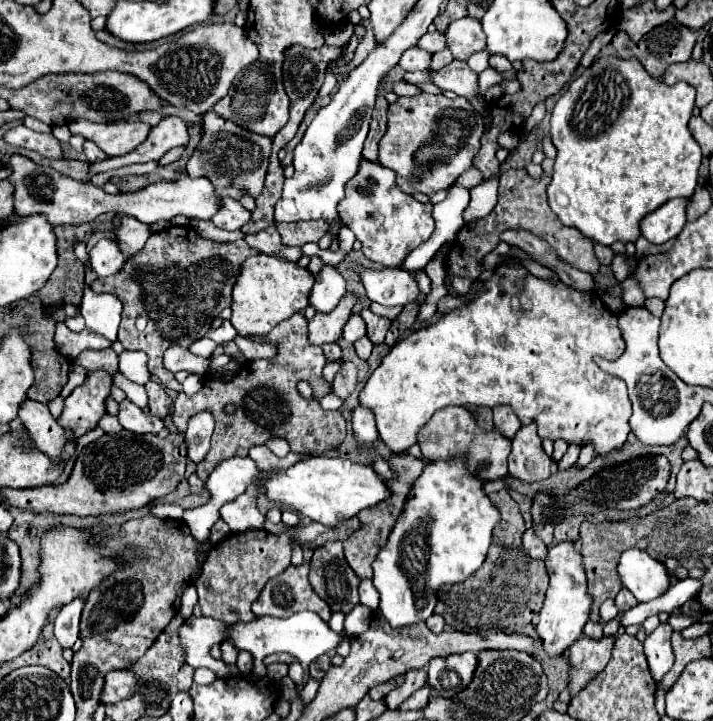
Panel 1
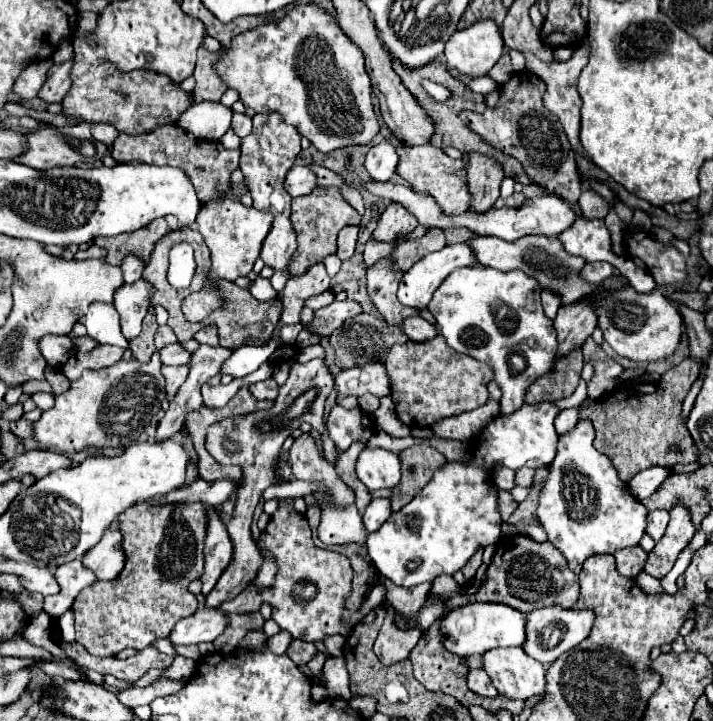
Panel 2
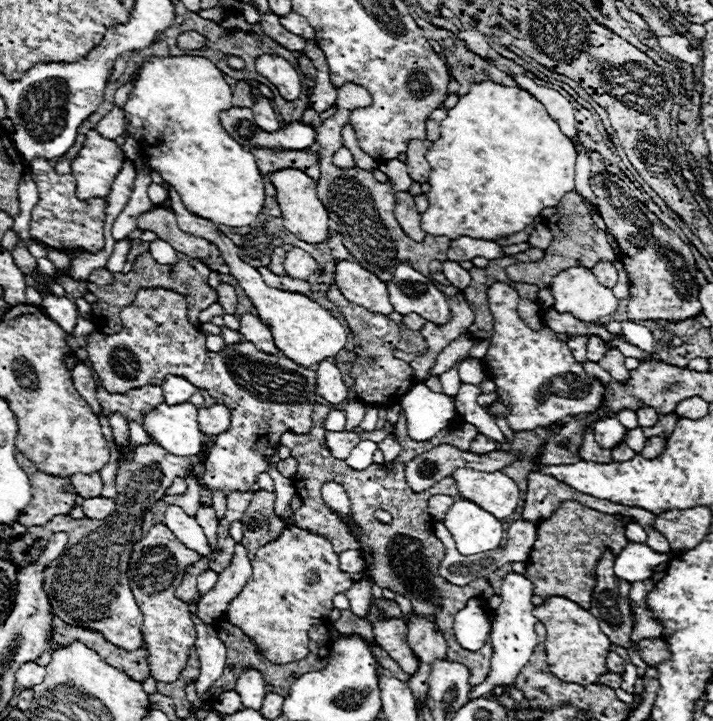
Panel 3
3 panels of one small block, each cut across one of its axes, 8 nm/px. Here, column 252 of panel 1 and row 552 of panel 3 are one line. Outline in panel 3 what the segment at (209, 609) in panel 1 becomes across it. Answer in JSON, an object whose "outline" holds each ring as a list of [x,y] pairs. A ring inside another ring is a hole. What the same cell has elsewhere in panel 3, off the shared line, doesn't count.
{"outline":[[[576,500],[562,502],[560,508],[556,508],[550,518],[538,522],[538,528],[536,528],[536,542],[534,542],[534,548],[530,552],[530,560],[526,566],[528,580],[532,580],[536,584],[536,596],[540,596],[540,598],[564,596],[568,600],[576,600],[576,604],[580,604],[582,608],[590,608],[596,564],[598,564],[604,548],[612,548],[614,556],[620,554],[620,548],[624,548],[624,544],[628,544],[628,538],[624,532],[626,532],[624,524],[612,514],[604,514],[604,512],[586,508],[586,506],[578,504]]]}

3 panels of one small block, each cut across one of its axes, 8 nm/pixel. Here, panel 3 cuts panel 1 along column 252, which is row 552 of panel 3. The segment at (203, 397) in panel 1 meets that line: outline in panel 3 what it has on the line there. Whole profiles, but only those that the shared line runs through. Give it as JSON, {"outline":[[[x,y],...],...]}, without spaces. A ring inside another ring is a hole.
{"outline":[[[316,402],[314,410],[312,410],[313,427],[310,434],[294,434],[294,432],[284,432],[280,438],[280,444],[288,446],[292,450],[292,456],[298,460],[298,472],[292,478],[294,480],[294,488],[296,494],[300,494],[302,498],[302,506],[298,510],[292,512],[294,524],[298,528],[308,528],[312,532],[320,532],[324,536],[328,536],[334,544],[334,551],[342,552],[342,550],[360,550],[362,558],[366,560],[366,570],[368,576],[382,588],[388,588],[396,594],[406,596],[412,602],[412,612],[422,614],[422,616],[434,616],[436,620],[436,628],[444,634],[444,640],[448,644],[448,654],[446,660],[450,662],[460,662],[470,670],[470,684],[480,684],[484,682],[484,678],[490,672],[490,659],[492,656],[492,647],[490,640],[476,652],[468,652],[464,648],[460,648],[454,640],[454,616],[460,608],[464,608],[464,604],[468,602],[468,598],[480,598],[486,600],[488,596],[495,594],[494,589],[486,578],[474,580],[466,586],[454,586],[450,584],[446,578],[442,578],[438,574],[440,562],[446,554],[442,542],[434,536],[432,532],[432,524],[430,524],[430,514],[428,514],[428,500],[434,494],[452,494],[458,496],[458,488],[456,482],[452,478],[444,480],[442,484],[434,484],[434,488],[428,488],[424,492],[412,492],[406,476],[404,476],[404,464],[410,462],[416,454],[430,450],[432,446],[438,444],[452,444],[452,446],[470,446],[470,442],[476,438],[478,430],[468,424],[468,422],[458,422],[452,424],[448,428],[442,430],[442,436],[432,438],[426,444],[418,444],[408,436],[408,428],[406,428],[406,416],[400,412],[400,418],[394,426],[394,436],[402,446],[402,452],[396,460],[396,466],[392,474],[386,474],[386,470],[382,468],[382,464],[374,464],[366,470],[352,470],[346,466],[344,460],[338,460],[330,454],[326,442],[324,442],[324,420],[330,412],[330,408],[326,404]],[[326,482],[338,482],[346,494],[350,496],[350,508],[352,508],[352,522],[362,530],[360,540],[350,532],[348,524],[340,520],[340,516],[330,510],[324,500],[322,500],[322,486]],[[374,510],[386,510],[392,514],[392,522],[384,524],[378,520],[370,520],[370,516],[374,516]]]}

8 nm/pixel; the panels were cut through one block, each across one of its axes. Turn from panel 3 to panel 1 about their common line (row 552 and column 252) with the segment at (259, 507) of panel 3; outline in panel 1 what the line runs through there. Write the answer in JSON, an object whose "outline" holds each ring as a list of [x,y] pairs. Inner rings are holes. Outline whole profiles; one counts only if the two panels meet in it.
{"outline":[[[172,226],[152,234],[144,250],[128,258],[118,274],[98,278],[90,288],[94,292],[116,294],[124,302],[118,340],[126,350],[144,350],[150,358],[150,374],[156,376],[162,386],[180,392],[182,384],[162,366],[164,350],[174,344],[188,348],[208,334],[212,320],[230,306],[232,284],[236,282],[240,264],[252,254],[256,254],[256,250],[244,240],[220,244],[200,238],[188,226]]]}

